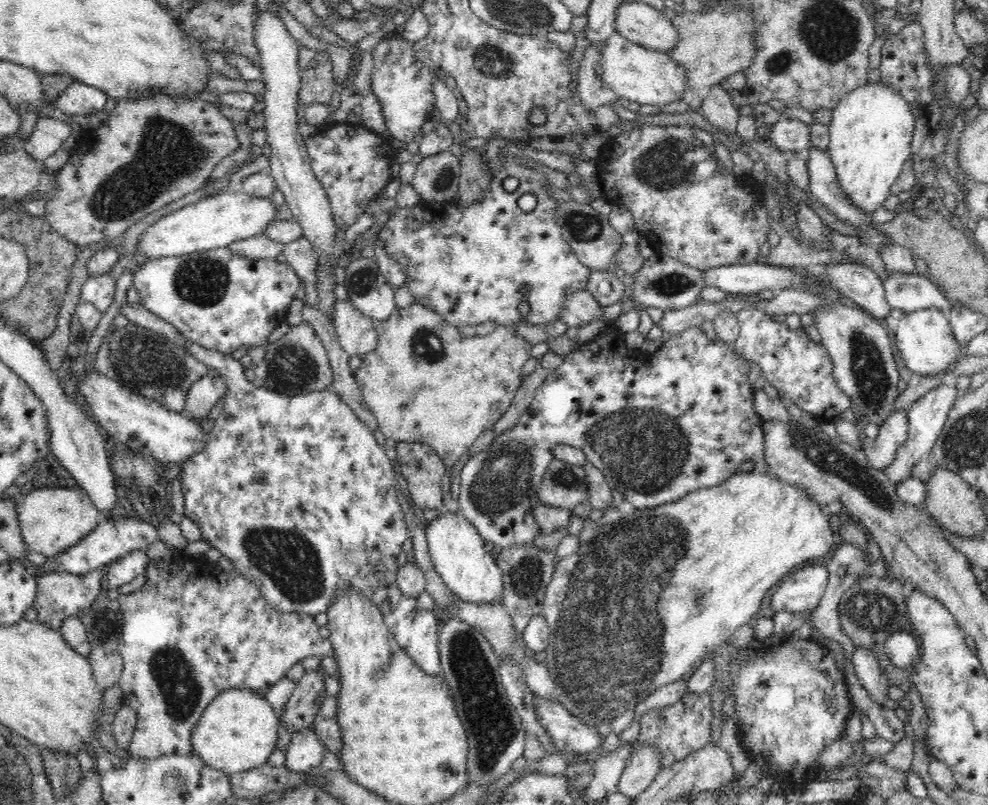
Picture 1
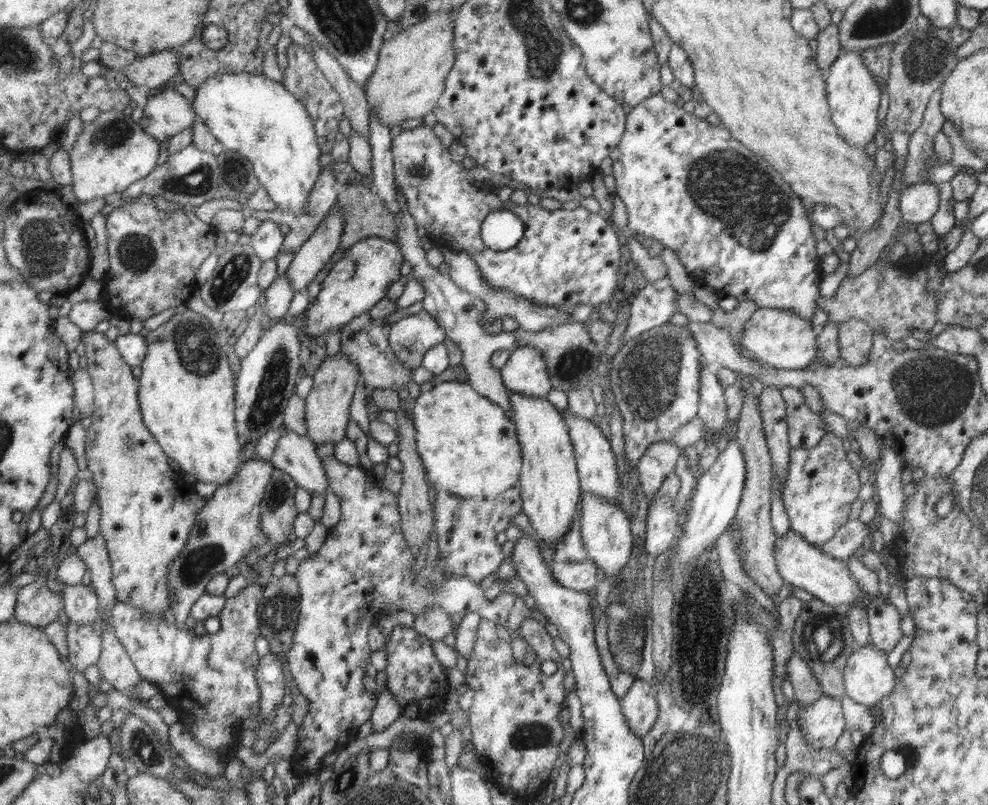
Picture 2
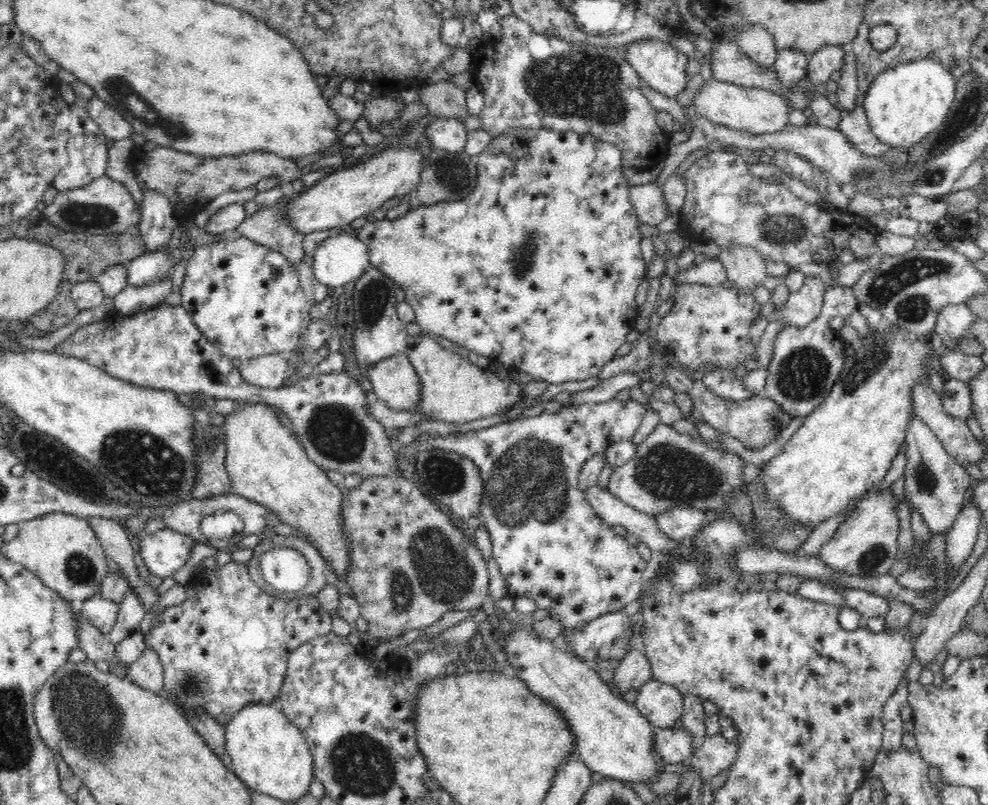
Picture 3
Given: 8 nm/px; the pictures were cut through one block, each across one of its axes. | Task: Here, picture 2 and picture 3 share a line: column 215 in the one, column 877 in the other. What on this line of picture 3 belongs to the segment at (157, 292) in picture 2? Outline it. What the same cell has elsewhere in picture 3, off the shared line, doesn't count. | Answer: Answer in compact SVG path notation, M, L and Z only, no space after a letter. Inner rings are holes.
M719 147L710 149L704 158L700 158L694 164L689 166L683 175L684 181L686 181L686 196L681 211L679 212L682 222L679 225L677 232L681 235L689 236L690 242L706 243L709 240L713 240L720 249L730 245L754 247L756 251L760 252L760 255L762 255L762 259L764 259L764 261L784 262L789 266L790 269L793 270L798 268L800 264L810 264L810 262L816 262L816 264L824 264L828 266L829 263L837 261L838 256L840 256L842 252L846 252L846 249L852 252L856 261L864 260L864 258L868 258L868 256L871 257L874 254L879 253L879 230L877 230L870 222L866 222L866 220L862 220L862 218L856 218L856 216L850 216L850 214L847 214L847 212L842 210L836 209L832 212L829 212L829 210L823 210L823 208L819 208L819 206L809 204L805 200L796 197L785 185L782 185L781 182L767 183L765 179L752 175L746 162L745 153L742 151L730 154L730 152L725 152Z

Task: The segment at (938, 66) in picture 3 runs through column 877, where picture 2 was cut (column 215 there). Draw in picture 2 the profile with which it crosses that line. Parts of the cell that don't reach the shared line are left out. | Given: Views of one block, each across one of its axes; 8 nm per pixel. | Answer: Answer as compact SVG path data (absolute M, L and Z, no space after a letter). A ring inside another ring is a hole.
M236 74L210 77L201 88L196 89L196 98L191 102L197 117L209 127L225 149L242 154L250 163L259 183L278 209L302 215L308 205L308 196L312 194L314 182L320 176L320 149L313 121L304 104L285 90L280 82L274 82L262 75Z

